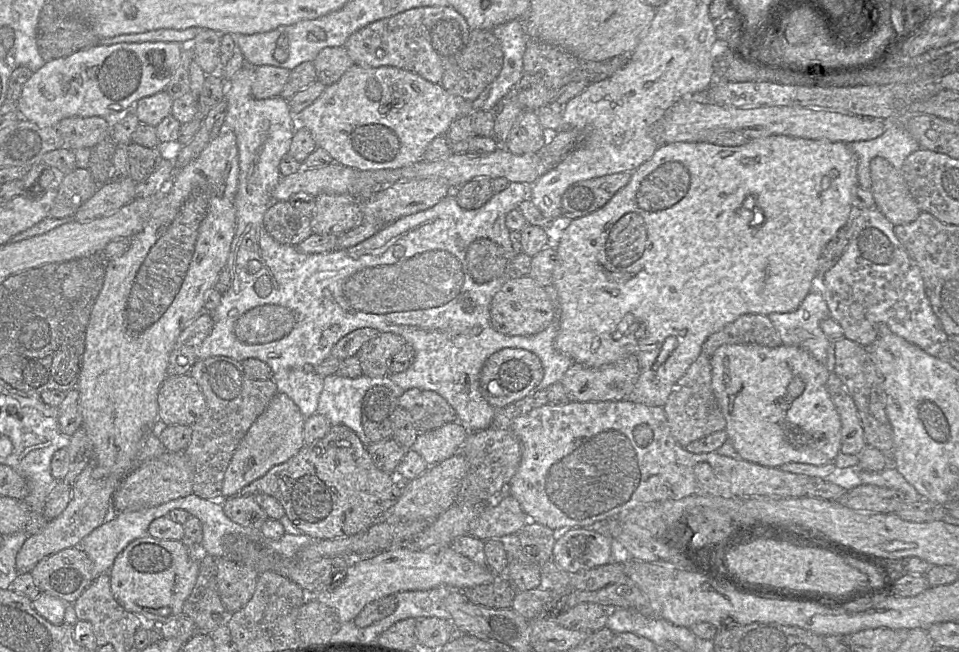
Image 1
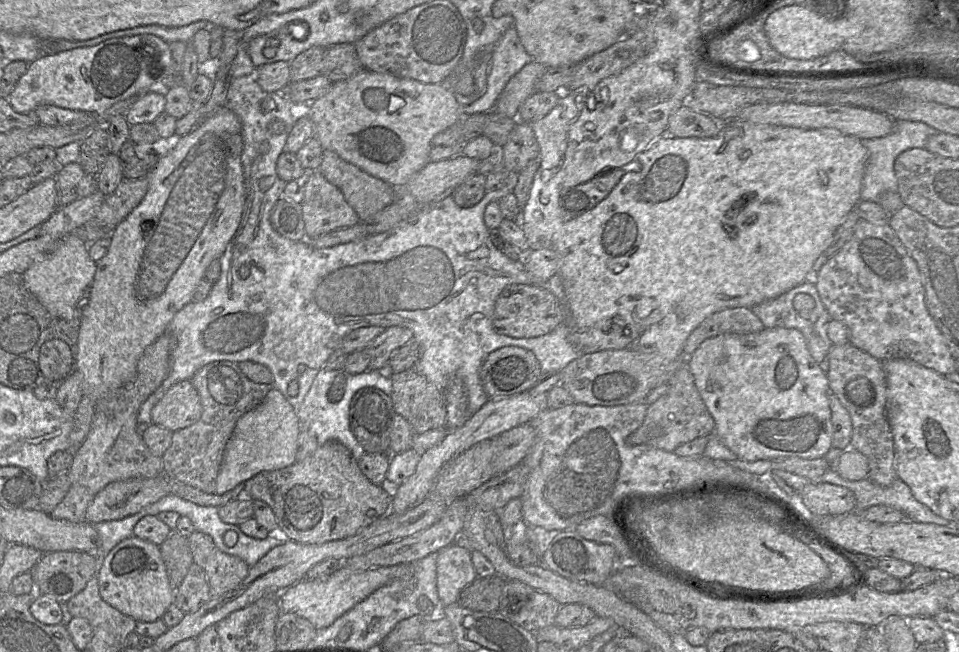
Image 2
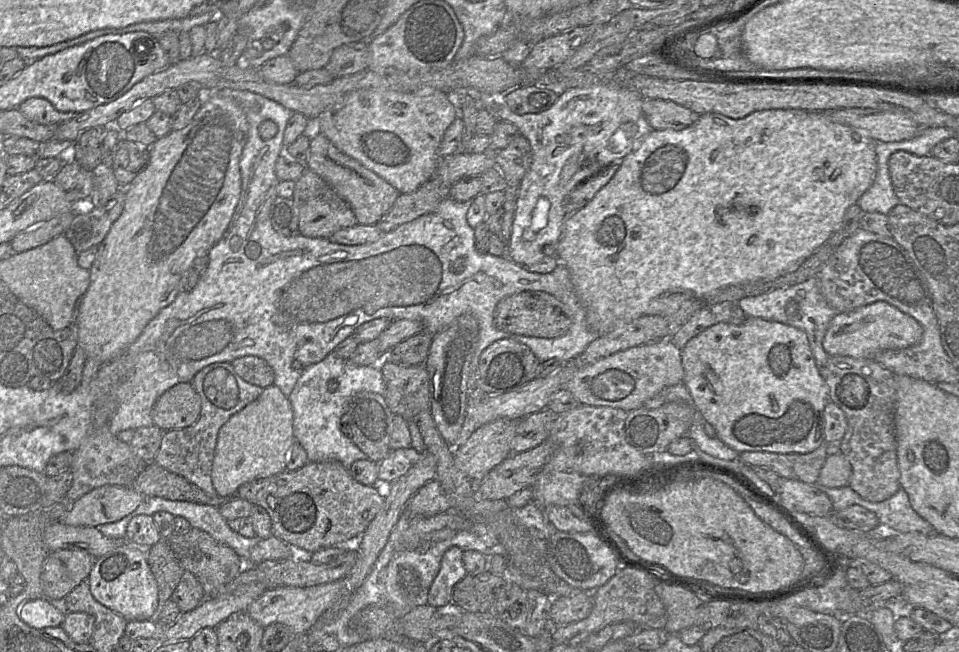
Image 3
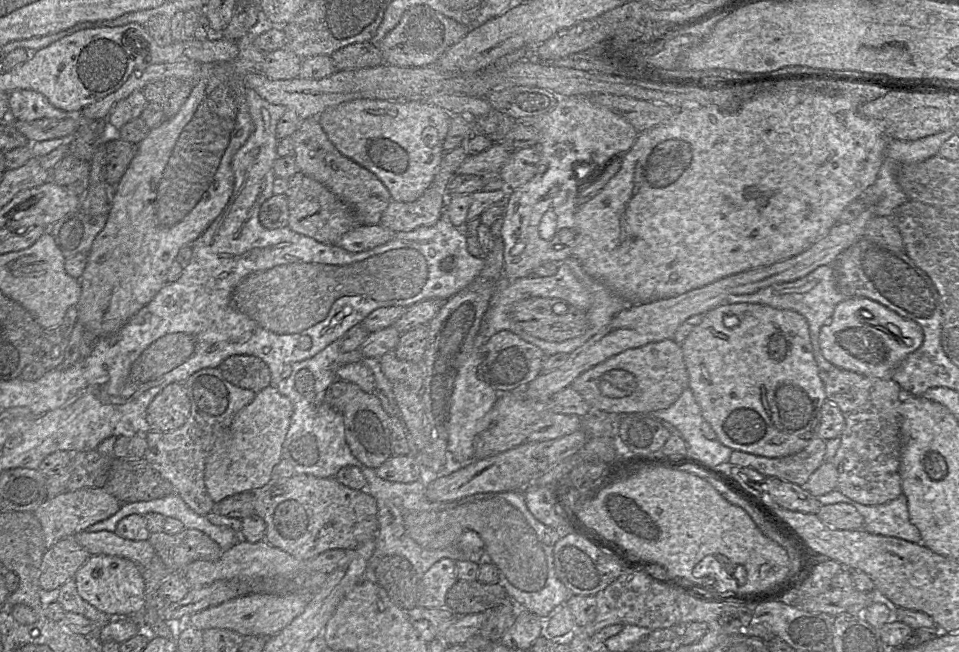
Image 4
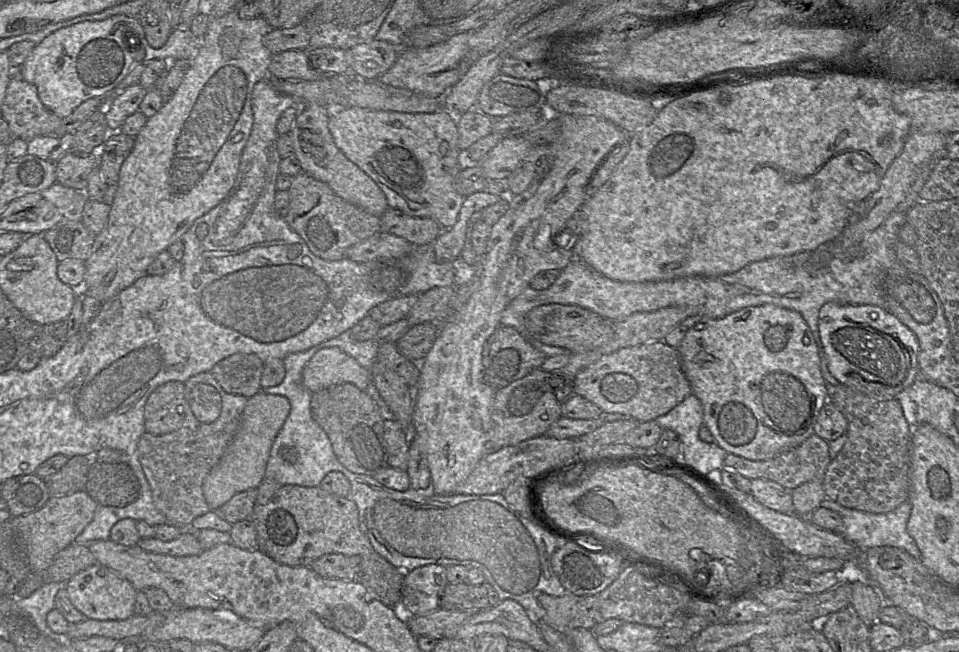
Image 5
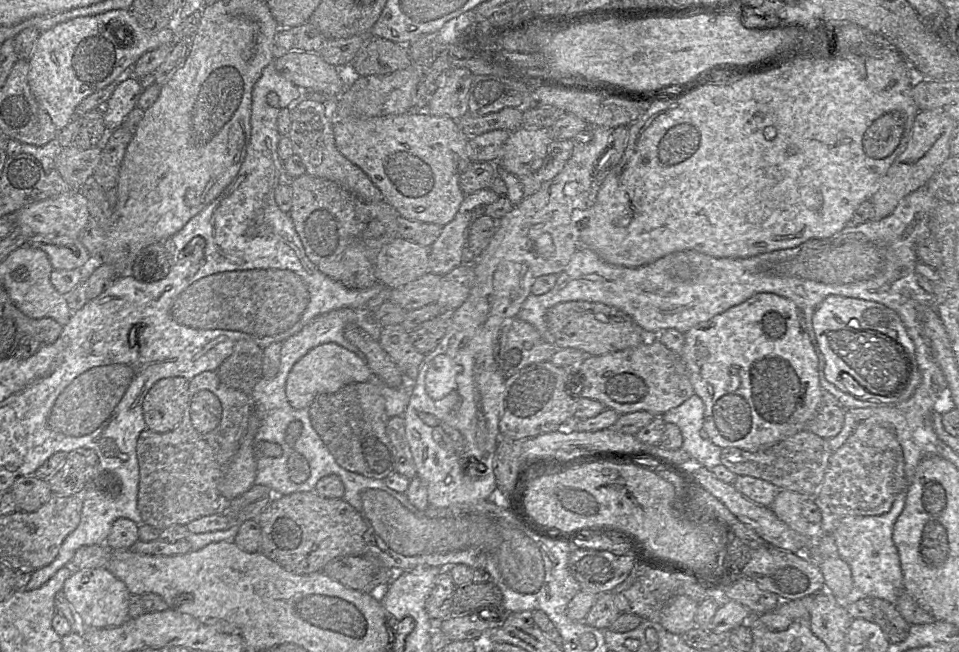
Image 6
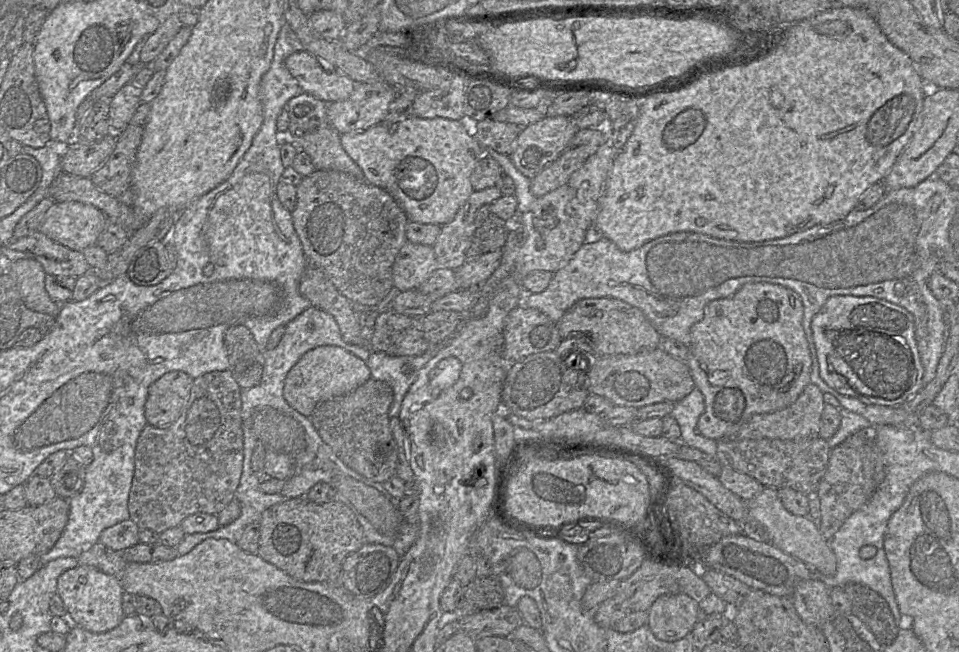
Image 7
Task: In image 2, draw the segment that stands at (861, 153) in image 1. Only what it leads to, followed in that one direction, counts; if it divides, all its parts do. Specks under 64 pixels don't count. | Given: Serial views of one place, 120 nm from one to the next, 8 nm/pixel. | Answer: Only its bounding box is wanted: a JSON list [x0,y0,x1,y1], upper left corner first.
[860,121,938,202]

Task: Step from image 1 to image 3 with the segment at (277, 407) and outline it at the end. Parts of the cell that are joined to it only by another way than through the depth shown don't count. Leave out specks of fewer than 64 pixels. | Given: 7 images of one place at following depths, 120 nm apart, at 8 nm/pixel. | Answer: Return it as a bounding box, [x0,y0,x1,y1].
[211,384,294,495]

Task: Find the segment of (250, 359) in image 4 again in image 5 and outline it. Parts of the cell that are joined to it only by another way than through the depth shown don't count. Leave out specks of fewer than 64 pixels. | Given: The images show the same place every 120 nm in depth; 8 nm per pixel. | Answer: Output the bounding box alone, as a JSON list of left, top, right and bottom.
[209,352,265,397]

